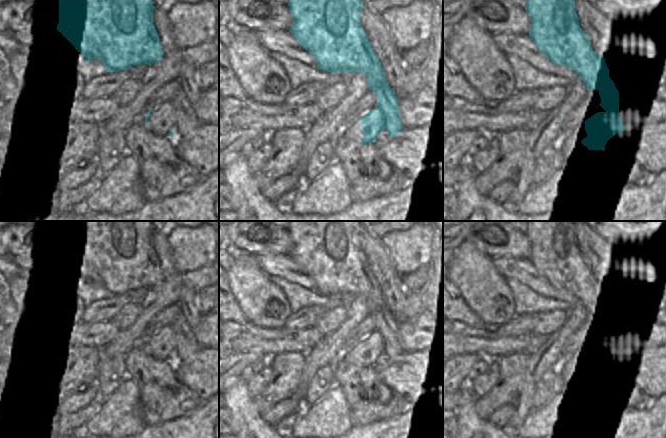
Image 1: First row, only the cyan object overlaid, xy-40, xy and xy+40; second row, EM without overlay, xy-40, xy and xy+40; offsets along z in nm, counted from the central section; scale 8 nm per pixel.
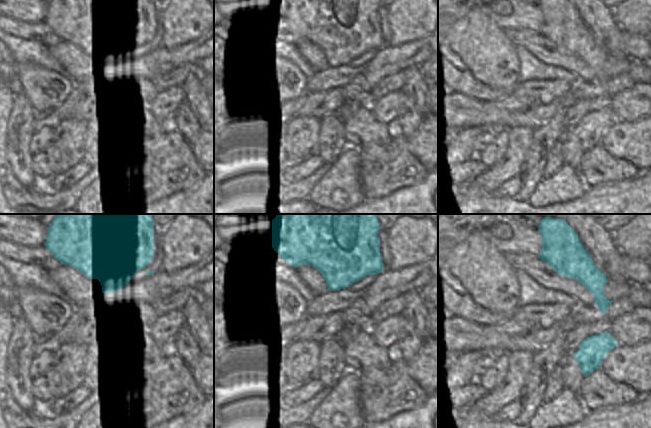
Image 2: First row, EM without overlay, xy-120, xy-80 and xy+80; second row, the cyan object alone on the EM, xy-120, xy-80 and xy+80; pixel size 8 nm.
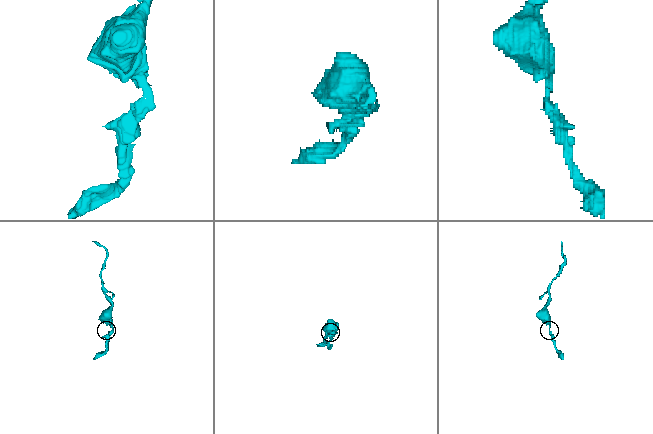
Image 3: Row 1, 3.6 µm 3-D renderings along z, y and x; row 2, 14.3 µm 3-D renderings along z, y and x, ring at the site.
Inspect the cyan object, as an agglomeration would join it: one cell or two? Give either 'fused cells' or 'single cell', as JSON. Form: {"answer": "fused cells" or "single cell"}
{"answer": "fused cells"}

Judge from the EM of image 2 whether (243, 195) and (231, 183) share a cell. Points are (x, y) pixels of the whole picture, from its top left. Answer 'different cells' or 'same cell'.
same cell

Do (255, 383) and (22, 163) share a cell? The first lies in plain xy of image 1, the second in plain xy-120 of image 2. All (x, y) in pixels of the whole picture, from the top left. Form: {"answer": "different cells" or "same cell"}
{"answer": "different cells"}

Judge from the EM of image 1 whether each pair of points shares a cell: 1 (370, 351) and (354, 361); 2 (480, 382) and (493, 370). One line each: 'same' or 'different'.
1: different
2: same

